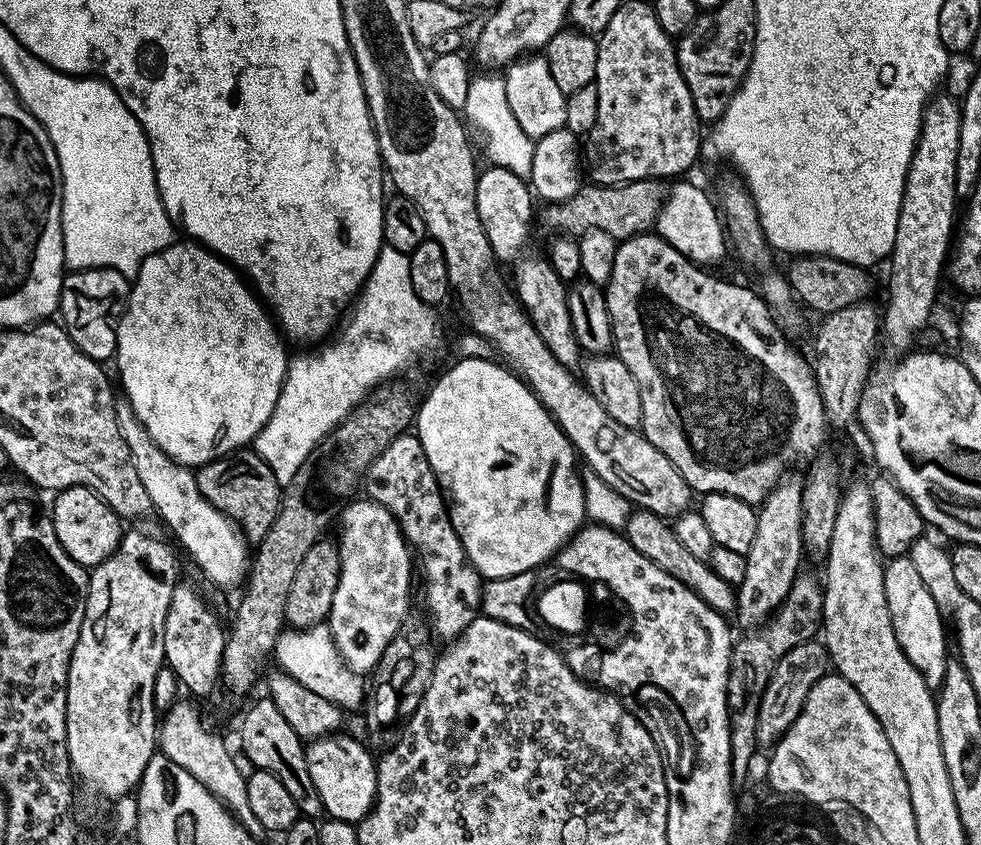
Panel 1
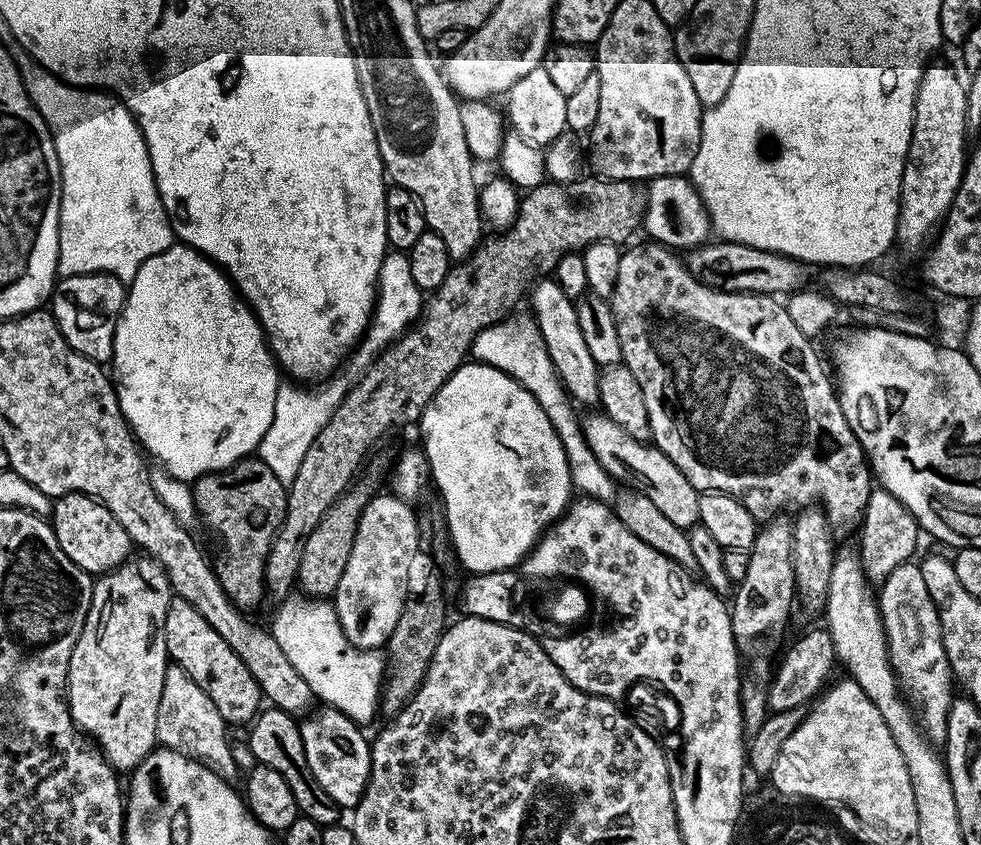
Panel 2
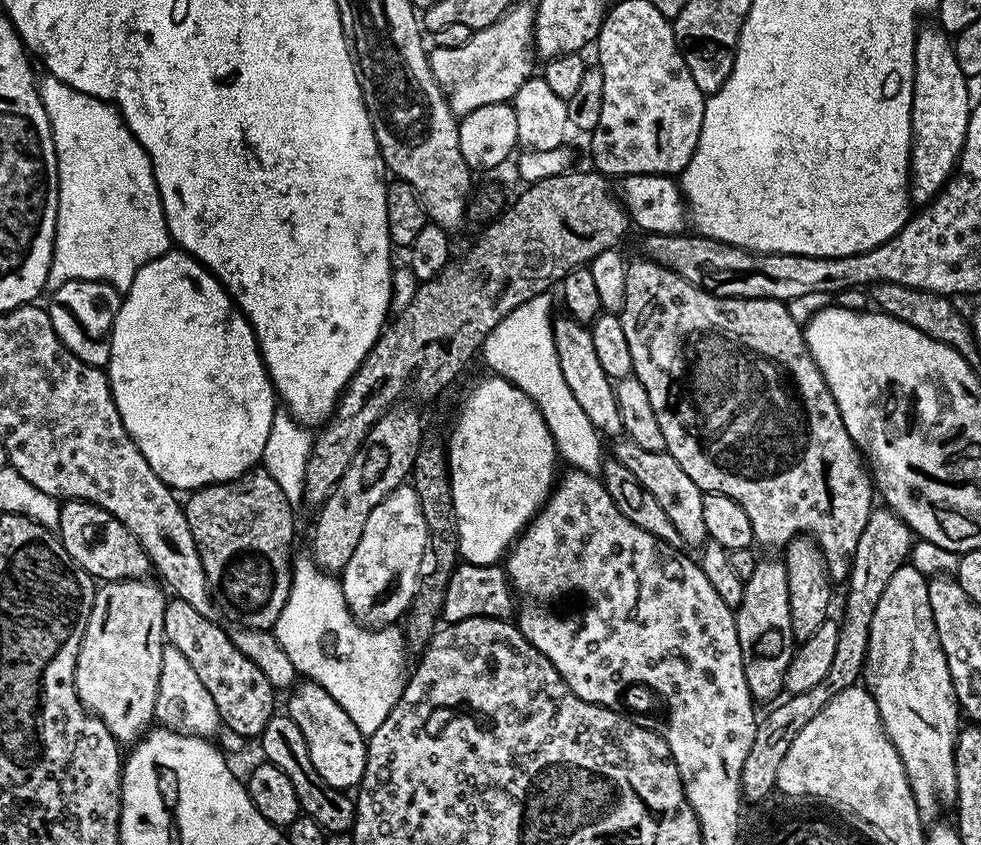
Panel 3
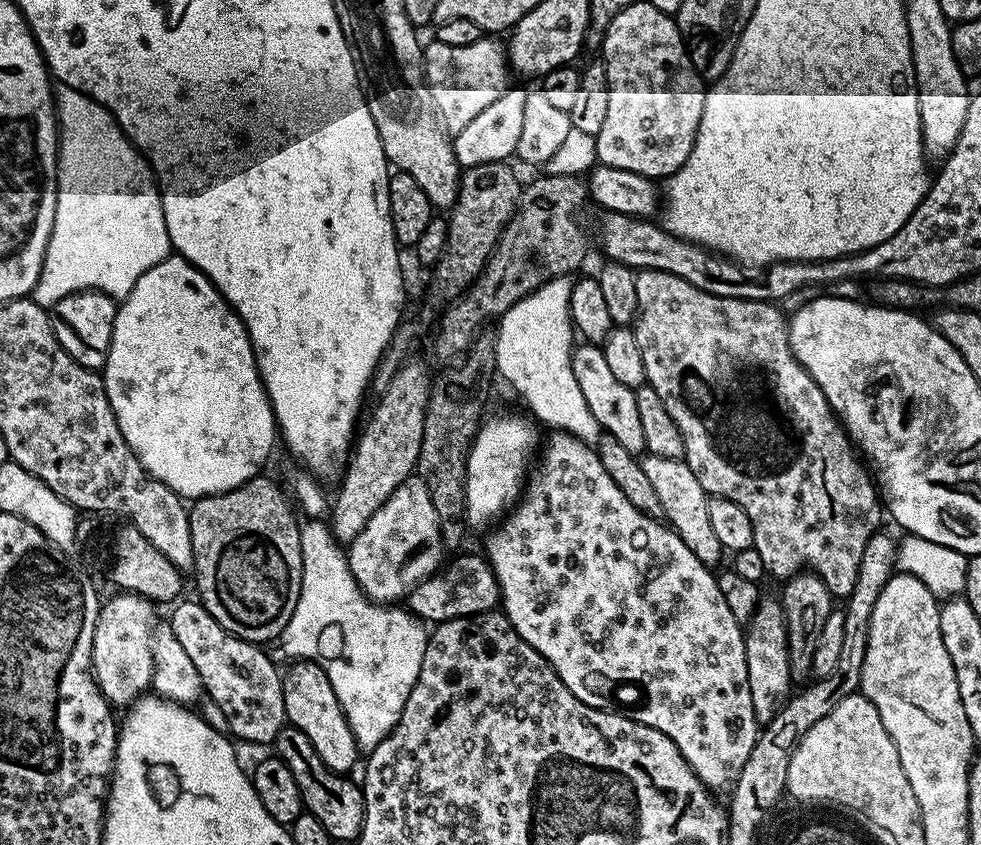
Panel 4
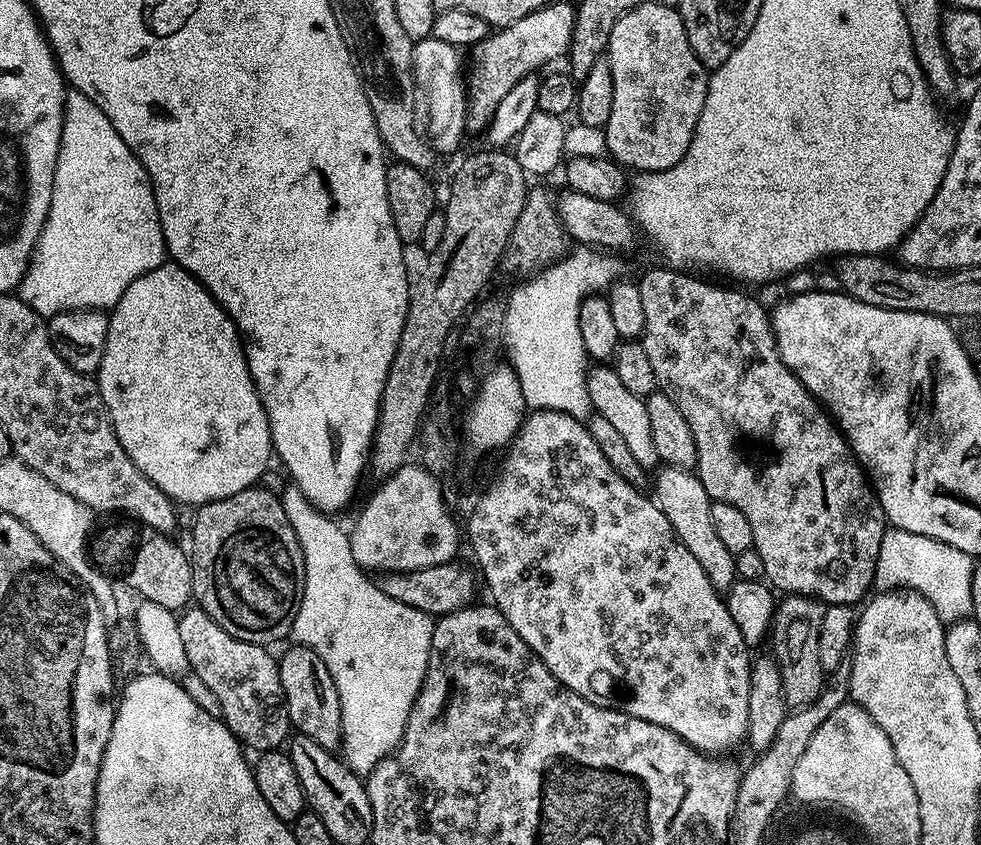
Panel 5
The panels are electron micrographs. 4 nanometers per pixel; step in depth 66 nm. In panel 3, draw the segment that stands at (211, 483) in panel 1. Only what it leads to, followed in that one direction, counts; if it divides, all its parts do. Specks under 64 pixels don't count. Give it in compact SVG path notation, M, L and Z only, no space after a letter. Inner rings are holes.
M253 470L245 472L243 476L227 480L221 484L207 484L205 488L195 489L191 493L192 496L186 500L184 504L184 513L186 514L186 522L190 522L190 534L194 534L194 542L198 546L198 554L202 558L202 570L206 570L206 582L212 591L212 600L216 603L216 609L221 617L232 626L242 628L263 628L265 630L275 629L278 622L278 616L282 614L282 608L286 606L286 600L290 594L290 586L292 585L292 565L294 563L294 551L292 552L292 539L296 536L296 520L292 517L294 508L286 500L286 495L274 478L265 470Z

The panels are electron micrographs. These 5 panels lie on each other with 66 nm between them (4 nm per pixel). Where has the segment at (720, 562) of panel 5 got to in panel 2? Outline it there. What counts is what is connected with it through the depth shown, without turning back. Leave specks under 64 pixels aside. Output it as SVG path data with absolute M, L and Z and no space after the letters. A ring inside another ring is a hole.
M603 411L593 412L596 412L593 416L583 417L584 436L594 458L598 458L598 462L612 475L613 480L623 481L625 468L629 478L632 479L629 480L631 487L646 494L646 498L650 498L650 502L654 502L654 506L658 506L658 510L662 510L662 514L666 514L666 518L670 518L674 526L685 530L697 527L700 519L698 514L700 493L694 486L690 486L686 474L682 474L682 470L678 470L678 466L674 466L674 462L670 462L670 458L666 458L666 454L662 454L660 448L626 434L626 430L622 430L622 426L618 426L618 422L604 415Z

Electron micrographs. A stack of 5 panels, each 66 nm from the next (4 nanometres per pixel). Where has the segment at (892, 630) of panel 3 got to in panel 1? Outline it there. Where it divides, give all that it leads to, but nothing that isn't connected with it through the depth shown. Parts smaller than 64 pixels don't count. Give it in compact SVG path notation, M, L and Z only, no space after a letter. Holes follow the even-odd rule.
M908 555L891 557L884 564L884 585L886 586L886 606L890 610L890 618L894 626L894 634L898 638L898 646L910 658L912 665L919 670L929 688L939 689L946 674L946 662L950 655L950 636L944 633L946 620L942 610L930 598L930 590L926 590L926 582L910 562Z

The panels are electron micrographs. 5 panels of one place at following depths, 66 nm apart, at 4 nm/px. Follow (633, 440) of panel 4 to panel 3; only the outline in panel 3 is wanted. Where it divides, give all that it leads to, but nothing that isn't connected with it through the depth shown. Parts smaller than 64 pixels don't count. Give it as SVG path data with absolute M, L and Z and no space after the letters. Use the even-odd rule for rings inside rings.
M561 314L553 319L552 333L558 350L558 366L562 366L562 378L566 378L566 386L570 386L570 394L574 394L578 406L586 410L586 418L590 418L597 432L605 437L619 437L624 431L624 426L618 414L614 382L598 363L598 353L594 350L594 338L591 331L585 325L573 320L571 316Z

